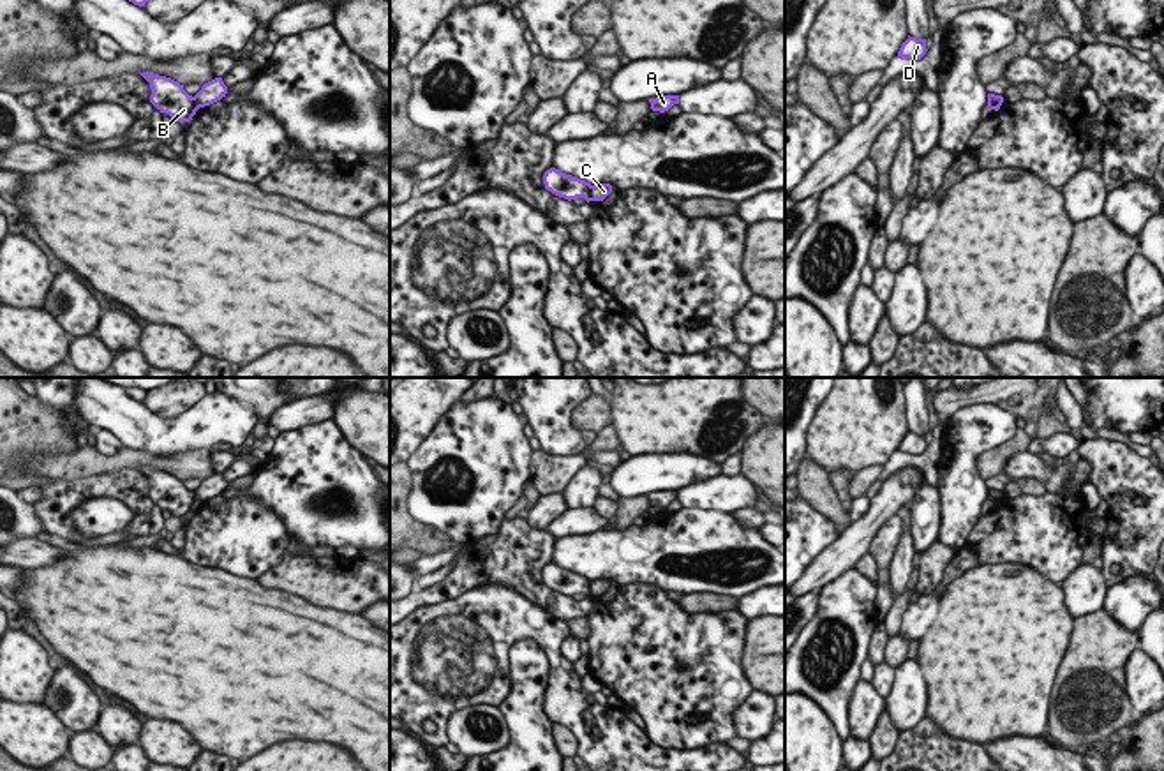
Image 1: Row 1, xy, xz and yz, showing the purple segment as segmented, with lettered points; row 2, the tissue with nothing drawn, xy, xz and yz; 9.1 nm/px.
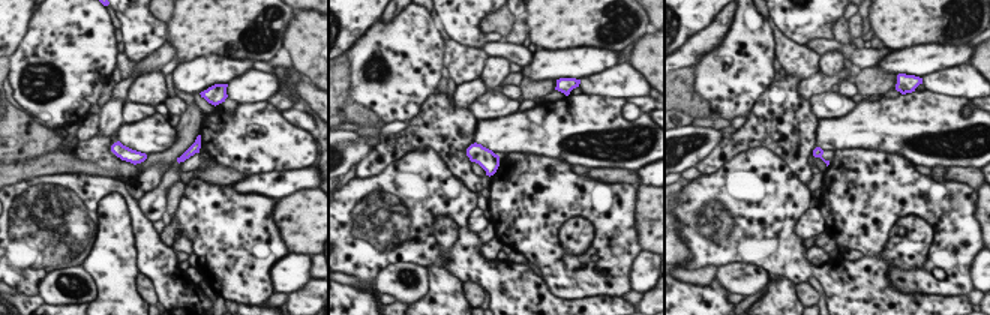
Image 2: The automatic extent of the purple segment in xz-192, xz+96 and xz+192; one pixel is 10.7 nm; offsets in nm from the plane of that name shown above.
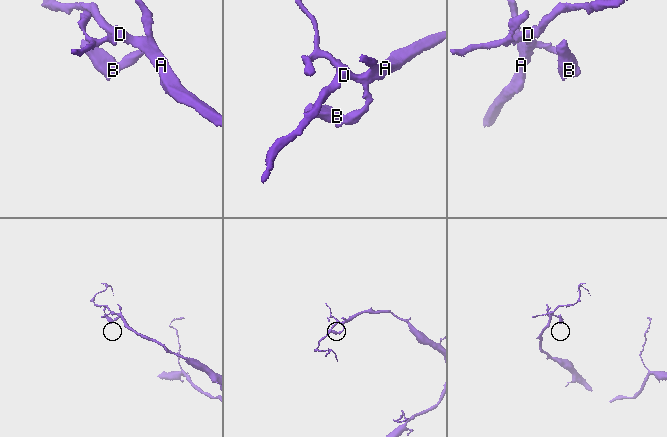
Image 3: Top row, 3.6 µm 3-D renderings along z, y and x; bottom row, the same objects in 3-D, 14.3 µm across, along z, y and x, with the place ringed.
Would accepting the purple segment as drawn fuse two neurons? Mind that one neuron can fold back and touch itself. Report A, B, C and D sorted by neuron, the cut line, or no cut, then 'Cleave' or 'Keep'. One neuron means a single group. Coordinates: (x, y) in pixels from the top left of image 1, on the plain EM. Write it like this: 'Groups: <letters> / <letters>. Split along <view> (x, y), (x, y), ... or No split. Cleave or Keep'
Groups: A C D / B. Split along xz (593, 581), (589, 595). Cleave

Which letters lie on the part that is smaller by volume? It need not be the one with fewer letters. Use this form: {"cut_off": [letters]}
{"cut_off": ["B"]}

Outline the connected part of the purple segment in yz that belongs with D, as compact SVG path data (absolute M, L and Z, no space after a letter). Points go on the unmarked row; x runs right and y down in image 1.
M910 432L901 439L898 452L921 455L926 450L926 434Z

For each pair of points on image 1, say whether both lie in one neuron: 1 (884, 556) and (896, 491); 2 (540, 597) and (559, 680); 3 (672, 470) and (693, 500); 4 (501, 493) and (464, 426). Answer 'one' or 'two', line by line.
1: two
2: two
3: two
4: one

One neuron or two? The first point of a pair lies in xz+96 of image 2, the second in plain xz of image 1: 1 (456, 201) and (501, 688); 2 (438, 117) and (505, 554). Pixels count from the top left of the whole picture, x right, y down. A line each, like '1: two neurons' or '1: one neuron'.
1: one neuron
2: one neuron

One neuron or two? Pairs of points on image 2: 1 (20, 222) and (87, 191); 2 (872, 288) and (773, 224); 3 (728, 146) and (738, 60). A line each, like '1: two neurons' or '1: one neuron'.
1: one neuron
2: one neuron
3: two neurons

